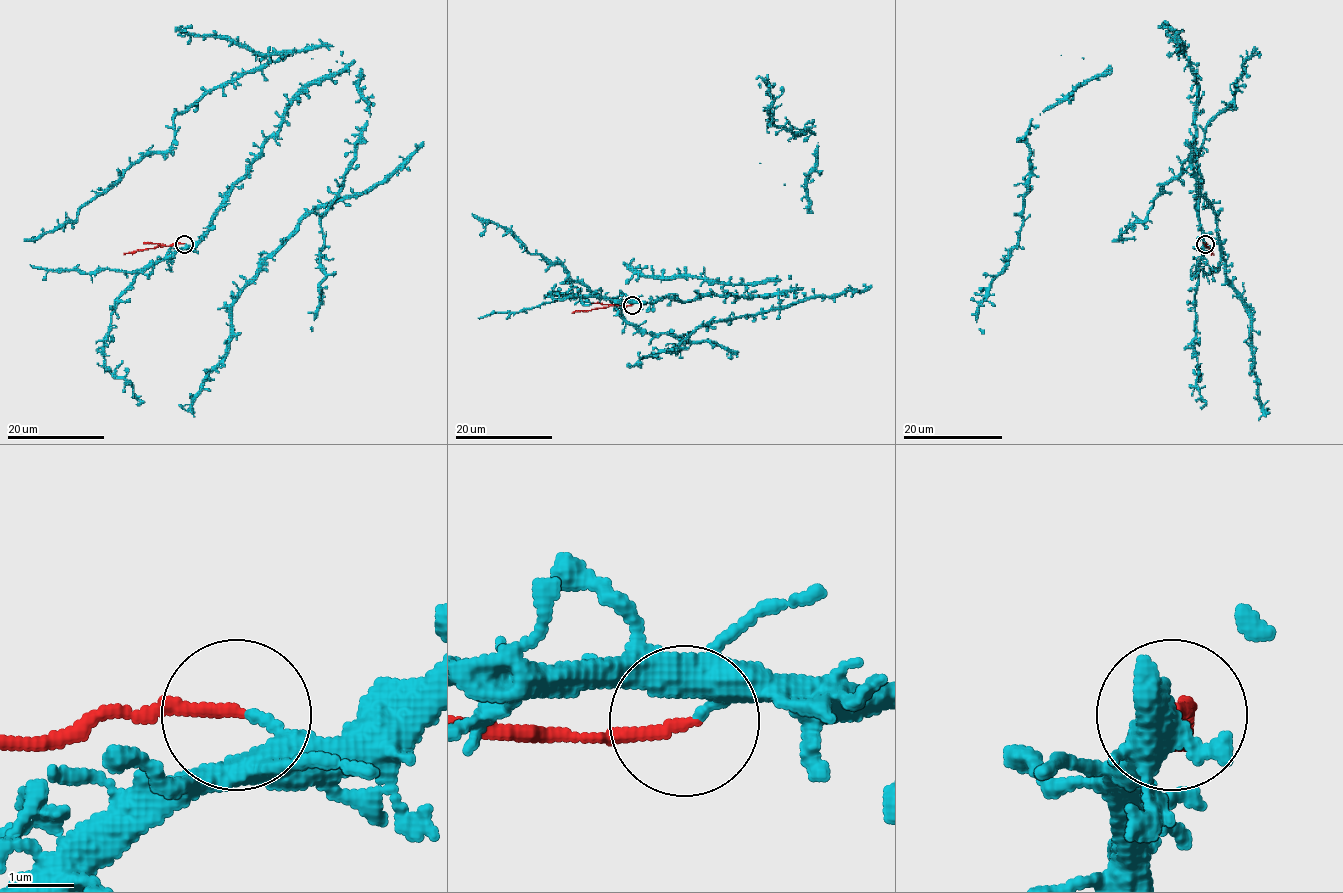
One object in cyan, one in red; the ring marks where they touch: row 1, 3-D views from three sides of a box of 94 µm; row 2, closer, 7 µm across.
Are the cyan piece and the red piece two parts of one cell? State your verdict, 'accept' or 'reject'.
reject

